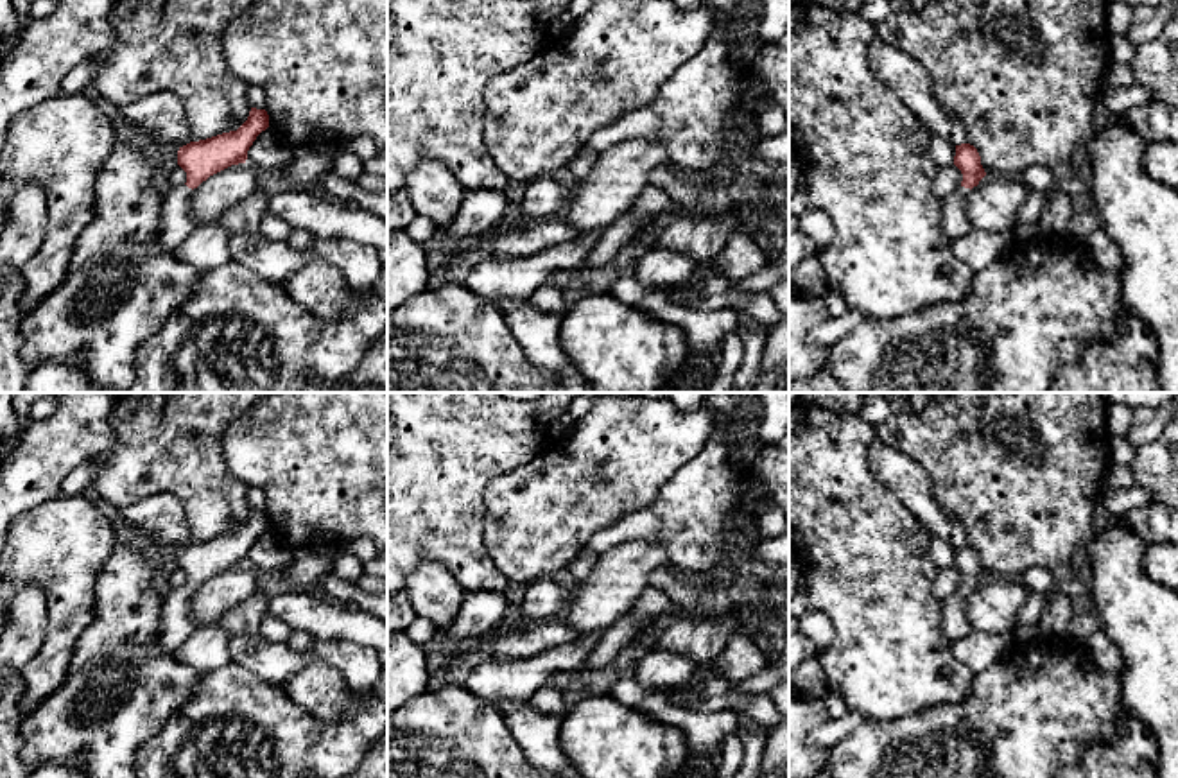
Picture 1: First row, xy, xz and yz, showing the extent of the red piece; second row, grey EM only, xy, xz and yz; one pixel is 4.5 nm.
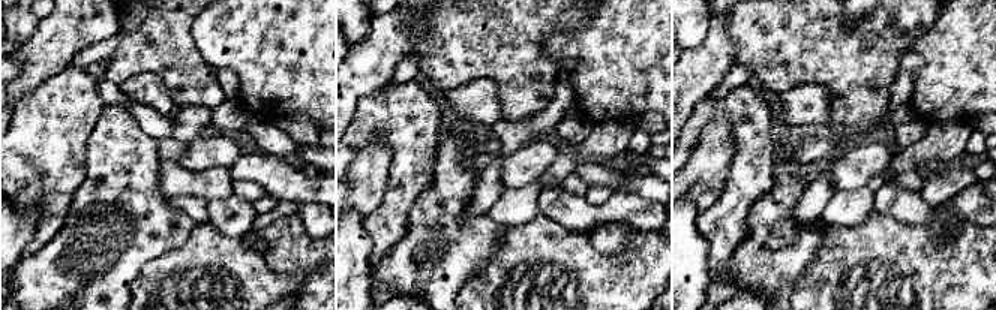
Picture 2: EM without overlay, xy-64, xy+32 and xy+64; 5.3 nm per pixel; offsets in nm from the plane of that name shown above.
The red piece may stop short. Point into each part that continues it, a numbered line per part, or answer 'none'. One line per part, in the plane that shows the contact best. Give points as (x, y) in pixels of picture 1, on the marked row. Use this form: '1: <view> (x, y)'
1: yz (954, 223)

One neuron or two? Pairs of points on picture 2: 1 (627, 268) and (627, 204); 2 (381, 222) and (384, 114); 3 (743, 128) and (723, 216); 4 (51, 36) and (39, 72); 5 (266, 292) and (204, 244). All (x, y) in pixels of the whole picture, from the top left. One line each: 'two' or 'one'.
1: two
2: one
3: one
4: one
5: one

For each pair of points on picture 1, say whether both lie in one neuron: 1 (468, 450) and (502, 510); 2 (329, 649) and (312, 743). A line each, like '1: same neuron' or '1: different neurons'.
1: different neurons
2: different neurons

